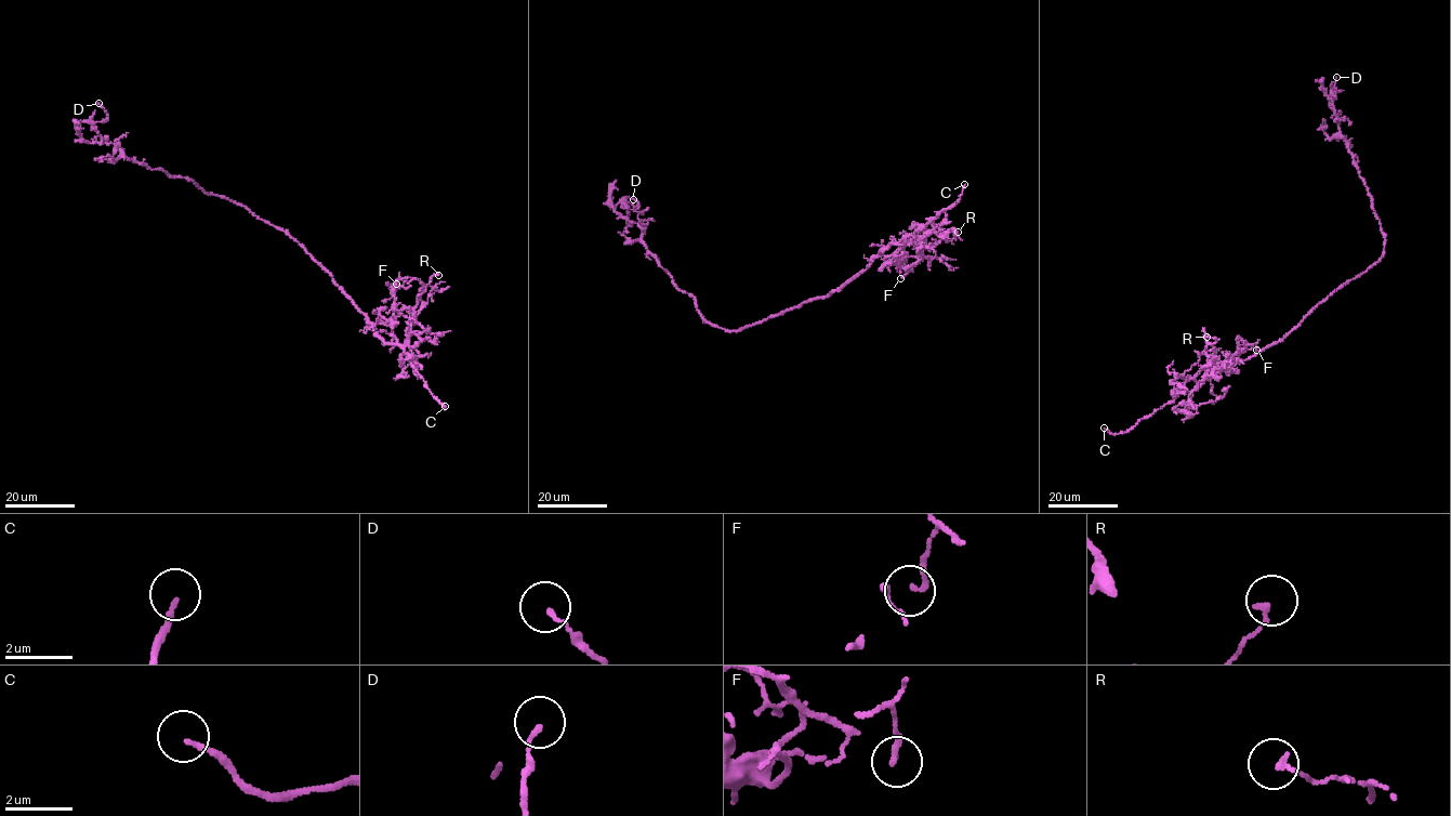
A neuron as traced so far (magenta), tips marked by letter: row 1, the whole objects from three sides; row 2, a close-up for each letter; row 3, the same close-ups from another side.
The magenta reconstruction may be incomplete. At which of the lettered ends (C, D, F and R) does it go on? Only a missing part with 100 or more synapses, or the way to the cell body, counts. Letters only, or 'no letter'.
C

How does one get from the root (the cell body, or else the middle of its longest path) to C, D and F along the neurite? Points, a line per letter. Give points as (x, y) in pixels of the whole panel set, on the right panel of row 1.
C: (1340, 287), (1277, 342), (1249, 358), (1225, 365), (1200, 386), (1182, 392), (1126, 432), (1112, 434), (1104, 428)
D: (1340, 287), (1377, 261), (1385, 236), (1340, 131), (1332, 93), (1335, 94), (1336, 77)
F: (1340, 287), (1284, 337), (1225, 365), (1200, 385), (1216, 363), (1248, 344), (1256, 350)

